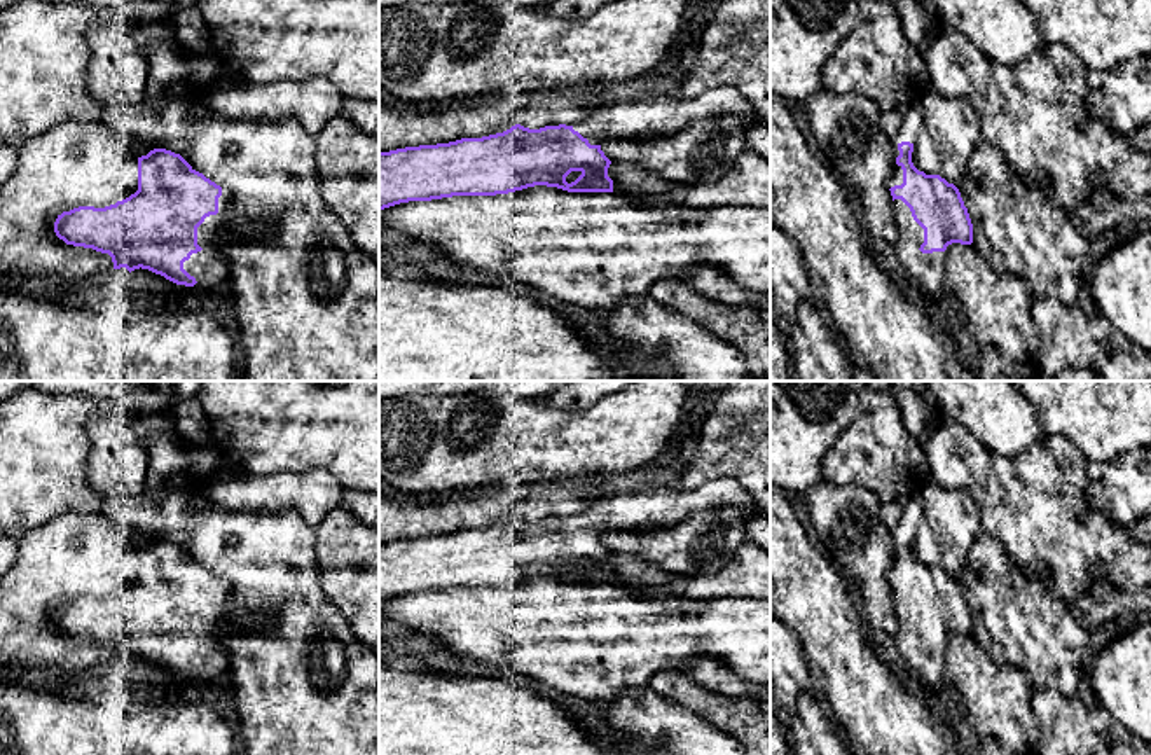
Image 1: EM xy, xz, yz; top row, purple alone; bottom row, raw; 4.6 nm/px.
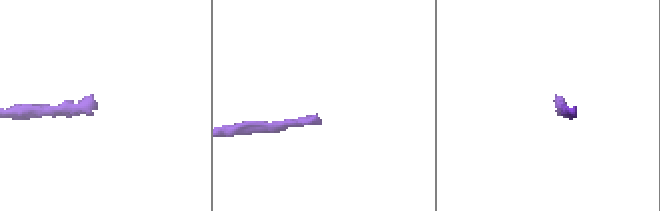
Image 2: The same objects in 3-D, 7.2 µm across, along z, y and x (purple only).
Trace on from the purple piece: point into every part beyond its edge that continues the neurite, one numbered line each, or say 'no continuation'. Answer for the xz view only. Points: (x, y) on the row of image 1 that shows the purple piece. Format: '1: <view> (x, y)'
1: xz (664, 116)
2: xz (678, 210)

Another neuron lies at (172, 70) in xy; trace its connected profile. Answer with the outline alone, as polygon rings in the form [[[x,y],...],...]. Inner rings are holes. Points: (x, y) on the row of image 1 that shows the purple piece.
[[[155,40],[147,52],[145,100],[206,100],[224,77],[234,75],[211,49],[199,52],[182,47],[176,40]]]

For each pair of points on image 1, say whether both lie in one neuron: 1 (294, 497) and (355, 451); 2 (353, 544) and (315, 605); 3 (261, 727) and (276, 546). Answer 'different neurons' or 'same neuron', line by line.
1: different neurons
2: different neurons
3: same neuron

